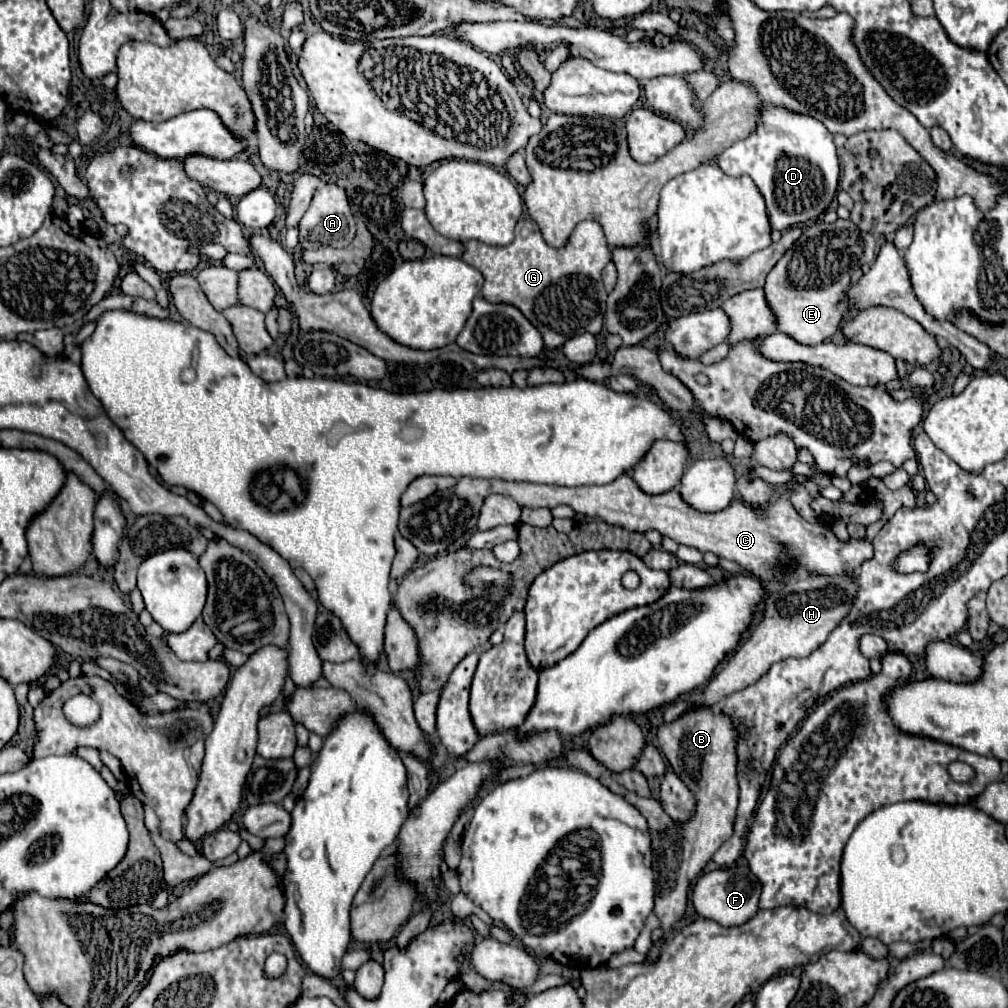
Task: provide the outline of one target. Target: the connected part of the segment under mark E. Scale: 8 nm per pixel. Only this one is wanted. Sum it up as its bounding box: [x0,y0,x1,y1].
[765,218,875,344]

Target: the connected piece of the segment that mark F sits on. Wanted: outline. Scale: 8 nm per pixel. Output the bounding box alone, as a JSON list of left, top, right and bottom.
[691,864,761,926]

